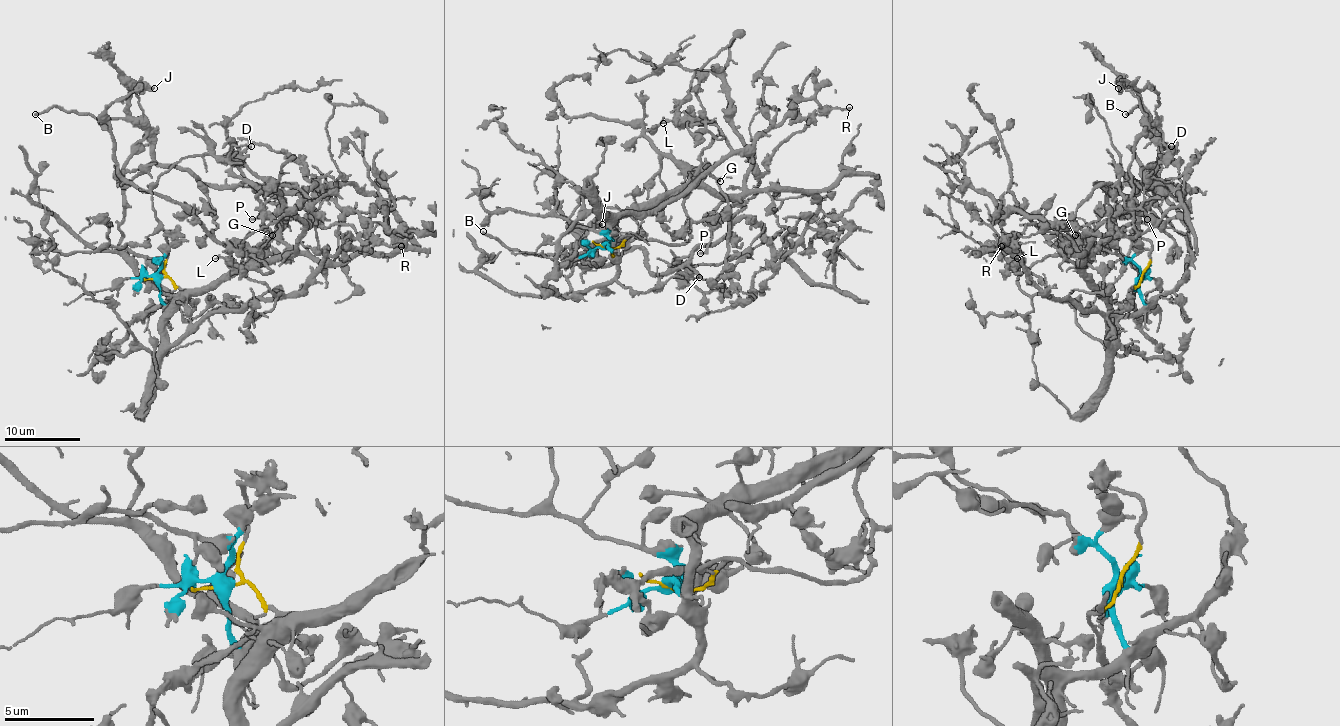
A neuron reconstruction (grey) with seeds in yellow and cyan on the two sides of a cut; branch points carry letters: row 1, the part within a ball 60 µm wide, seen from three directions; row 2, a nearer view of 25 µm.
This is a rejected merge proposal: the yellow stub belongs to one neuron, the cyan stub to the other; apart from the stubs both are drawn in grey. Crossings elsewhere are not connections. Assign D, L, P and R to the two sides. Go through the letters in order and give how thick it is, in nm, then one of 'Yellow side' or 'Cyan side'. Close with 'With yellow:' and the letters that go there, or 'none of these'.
D: Thickness 200 nm. Yellow side
L: Thickness 160 nm. Cyan side
P: Thickness 160 nm. Yellow side
R: Thickness 190 nm. Cyan side
With yellow: D, P

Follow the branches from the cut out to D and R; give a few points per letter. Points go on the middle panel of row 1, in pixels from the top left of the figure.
D: (604, 246), (634, 235), (684, 244), (693, 223), (739, 200), (726, 233), (680, 259), (699, 276)
R: (604, 246), (610, 250), (619, 215), (665, 206), (732, 155), (743, 155), (796, 103), (850, 107)

